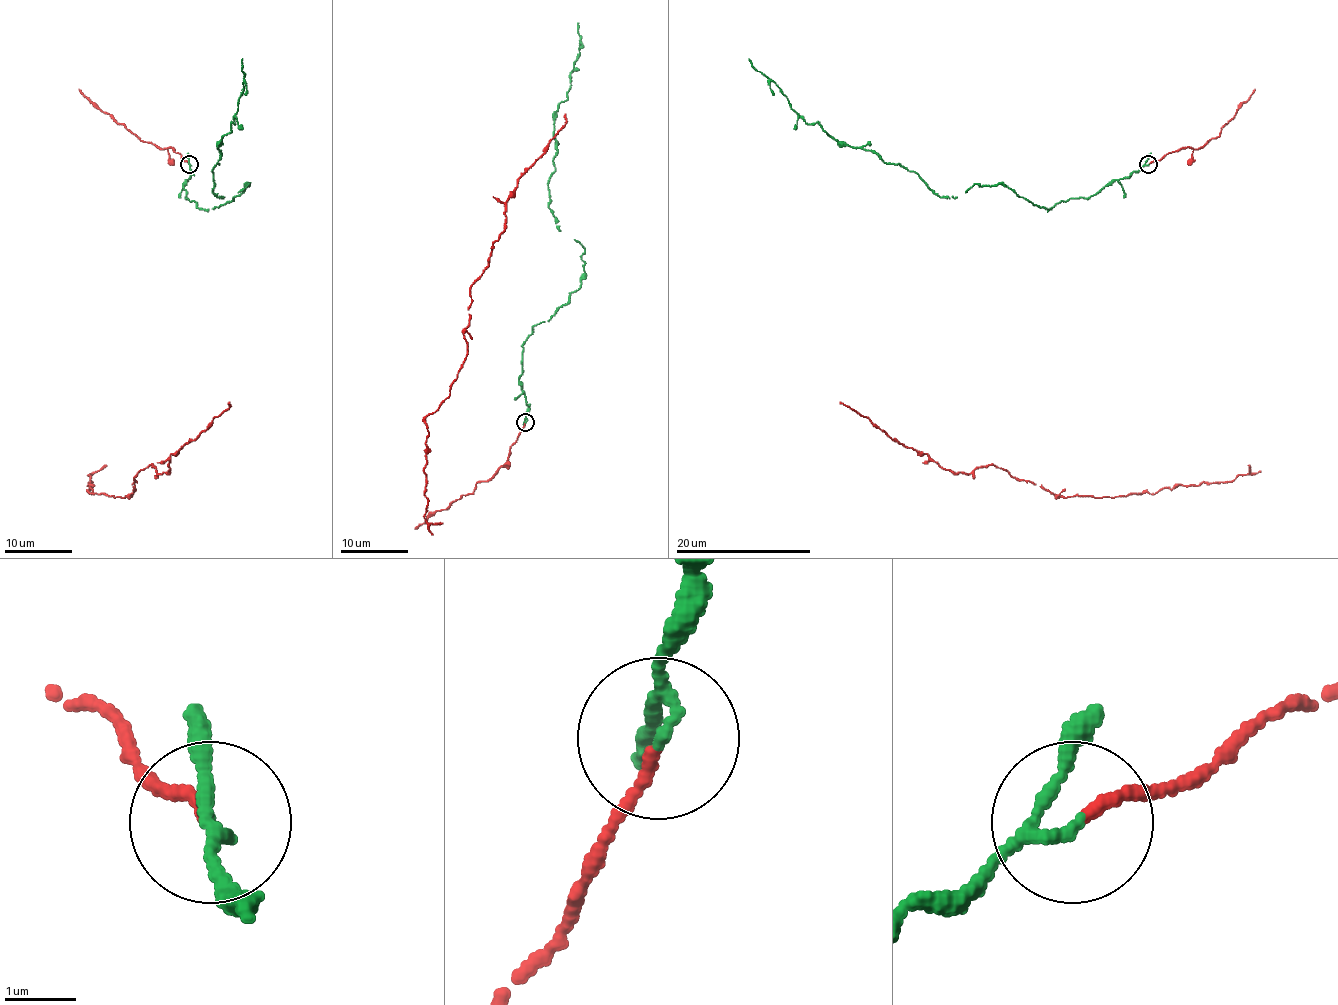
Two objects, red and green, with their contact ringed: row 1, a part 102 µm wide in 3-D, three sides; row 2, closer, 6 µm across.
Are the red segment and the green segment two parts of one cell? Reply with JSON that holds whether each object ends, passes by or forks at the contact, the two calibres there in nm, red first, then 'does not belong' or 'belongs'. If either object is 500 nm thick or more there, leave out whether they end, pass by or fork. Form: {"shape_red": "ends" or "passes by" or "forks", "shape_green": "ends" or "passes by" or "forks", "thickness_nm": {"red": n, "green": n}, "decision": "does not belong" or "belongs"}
{"shape_red": "ends", "shape_green": "passes by", "thickness_nm": {"red": 140, "green": 130}, "decision": "belongs"}

